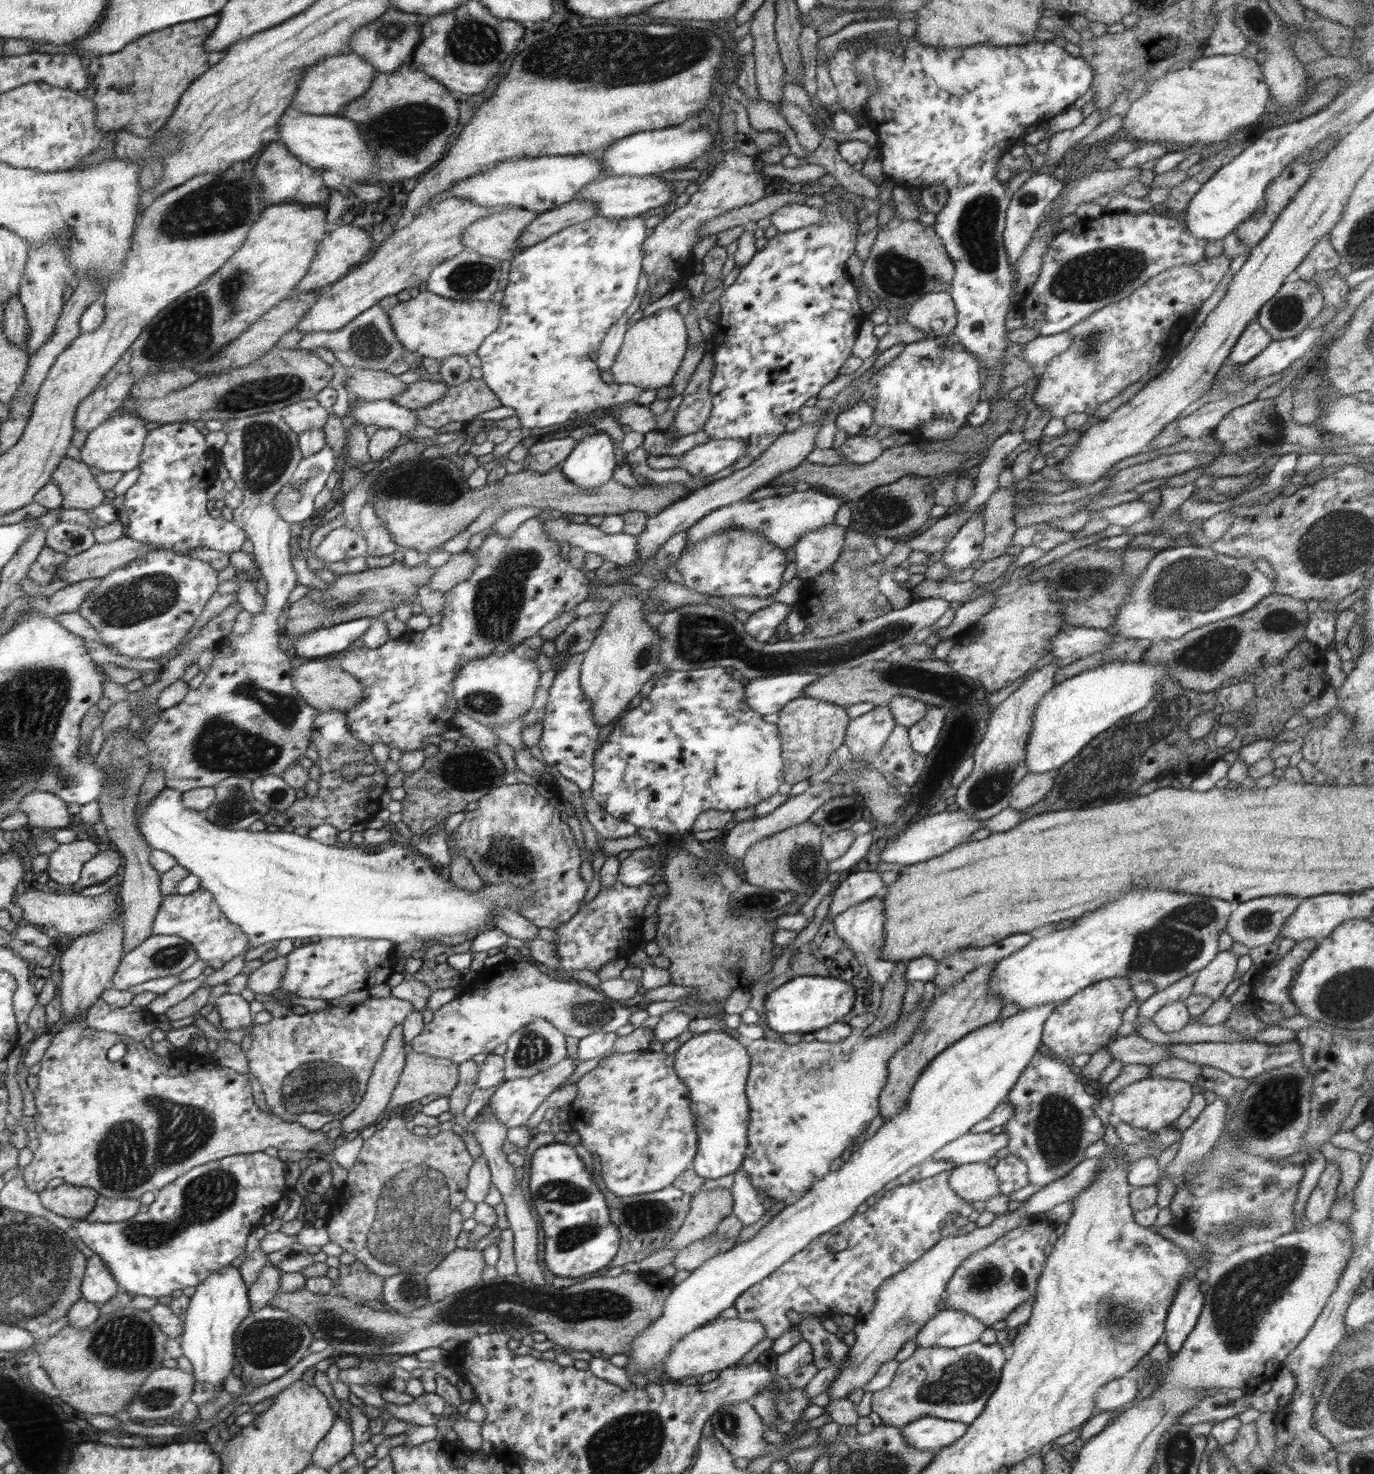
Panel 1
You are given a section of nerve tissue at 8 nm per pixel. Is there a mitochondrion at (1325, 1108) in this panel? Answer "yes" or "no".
yes

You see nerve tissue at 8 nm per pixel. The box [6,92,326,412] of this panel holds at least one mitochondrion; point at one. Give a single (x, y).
(185, 333)

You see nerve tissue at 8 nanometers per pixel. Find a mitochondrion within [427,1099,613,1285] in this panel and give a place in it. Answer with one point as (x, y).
(559, 1191)

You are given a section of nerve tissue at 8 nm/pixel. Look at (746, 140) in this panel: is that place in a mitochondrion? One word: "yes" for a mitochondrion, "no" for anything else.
no

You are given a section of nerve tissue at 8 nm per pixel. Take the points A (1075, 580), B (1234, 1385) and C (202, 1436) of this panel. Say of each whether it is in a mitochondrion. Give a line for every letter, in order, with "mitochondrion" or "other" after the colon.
A: mitochondrion
B: other
C: other

